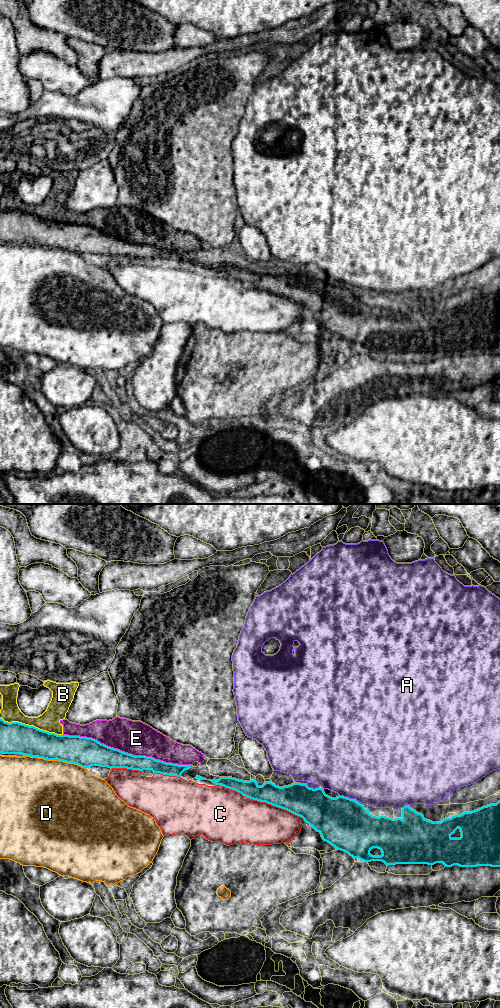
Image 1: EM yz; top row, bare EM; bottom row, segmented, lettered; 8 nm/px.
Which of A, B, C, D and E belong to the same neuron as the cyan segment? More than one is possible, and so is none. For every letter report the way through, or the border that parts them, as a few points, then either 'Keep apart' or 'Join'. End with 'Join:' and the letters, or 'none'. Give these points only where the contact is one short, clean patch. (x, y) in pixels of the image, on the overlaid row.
A: Keep apart
B: Keep apart
C: Keep apart
D: Keep apart
E: Keep apart
Join: none

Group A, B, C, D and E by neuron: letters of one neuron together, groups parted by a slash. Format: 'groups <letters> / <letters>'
groups A / B E / C / D

